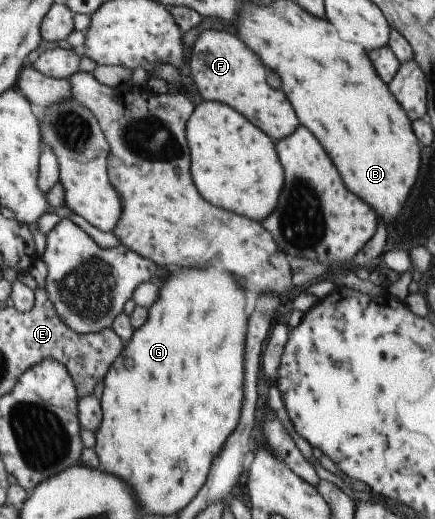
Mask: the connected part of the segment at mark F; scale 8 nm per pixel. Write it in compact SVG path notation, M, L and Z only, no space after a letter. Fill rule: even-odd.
M213 29L202 32L188 52L182 71L193 80L203 101L217 101L230 106L246 120L256 124L266 136L272 136L272 140L290 136L298 126L286 96L266 84L264 66L260 64L258 56L228 32Z

